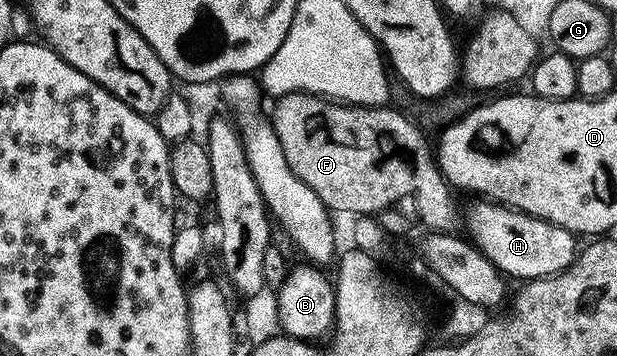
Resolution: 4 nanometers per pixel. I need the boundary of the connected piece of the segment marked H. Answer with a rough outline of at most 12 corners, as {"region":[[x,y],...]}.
{"region":[[491,201],[463,212],[467,234],[509,280],[570,270],[577,236]]}

